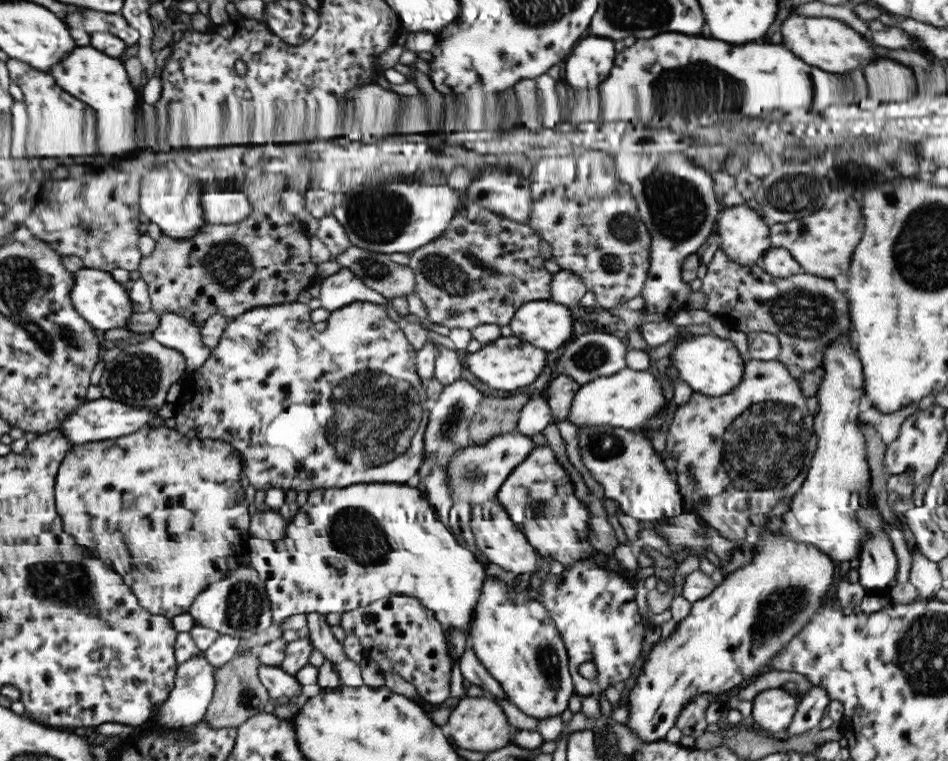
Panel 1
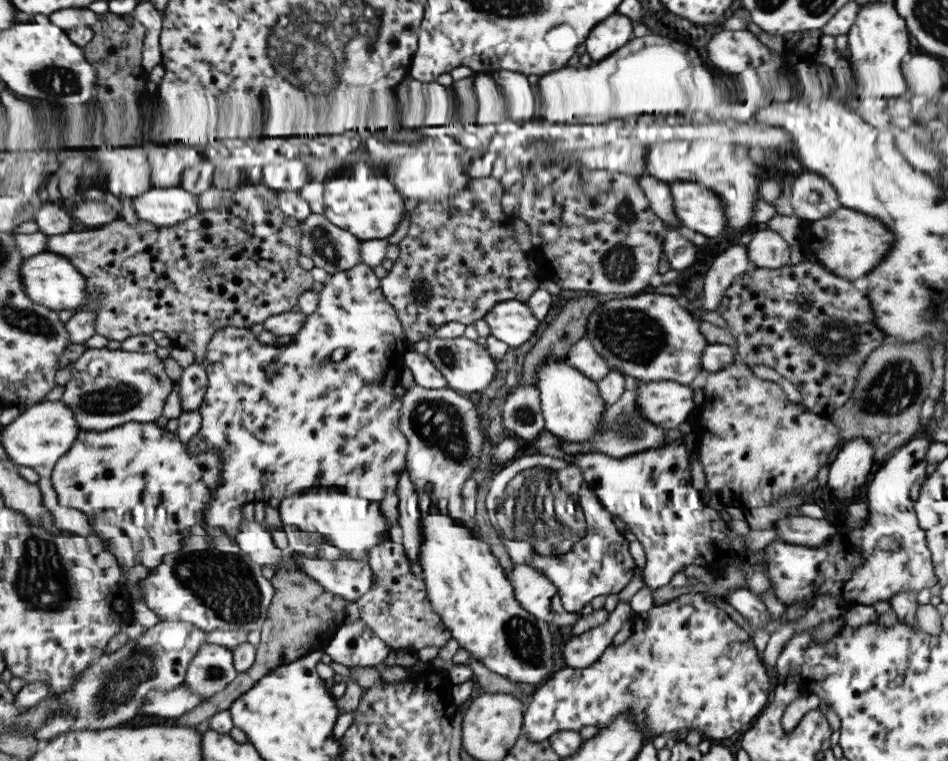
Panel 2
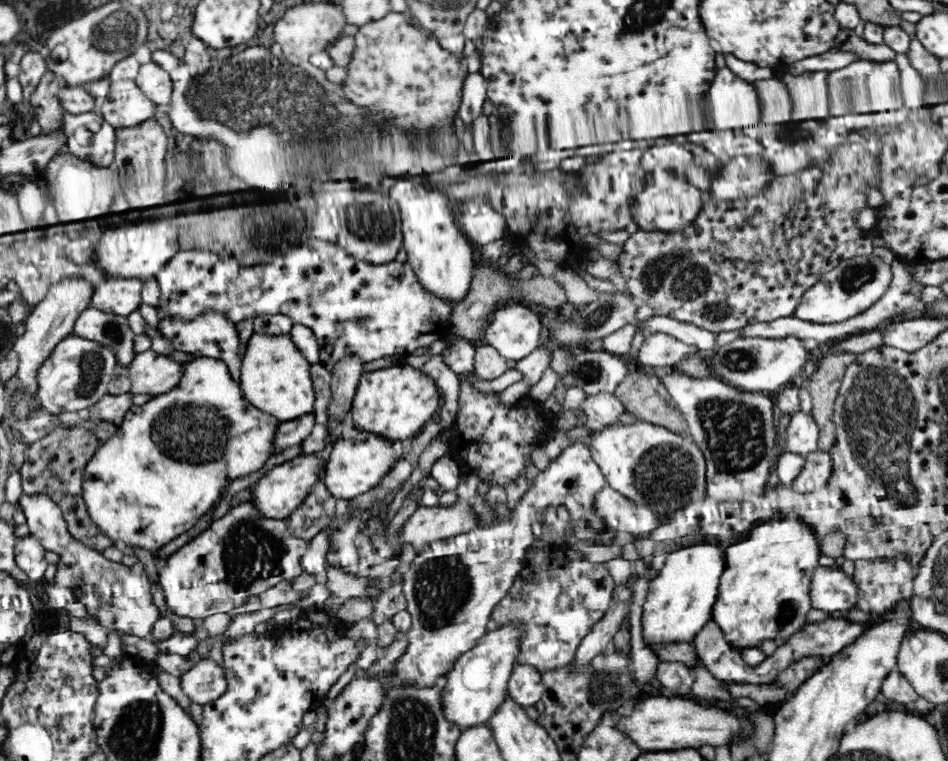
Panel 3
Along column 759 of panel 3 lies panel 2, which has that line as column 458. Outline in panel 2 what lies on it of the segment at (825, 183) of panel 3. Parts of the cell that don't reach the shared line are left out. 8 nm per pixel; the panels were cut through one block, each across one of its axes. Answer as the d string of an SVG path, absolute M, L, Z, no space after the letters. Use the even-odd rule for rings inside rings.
M491 176L473 178L471 182L467 180L465 188L457 196L433 202L427 200L409 212L409 231L396 245L399 258L387 275L379 280L383 297L395 311L405 340L415 343L422 338L427 339L448 322L467 326L482 319L498 303L507 300L525 303L539 289L541 274L533 274L529 270L527 255L513 240L514 222L499 208L501 190L499 180Z

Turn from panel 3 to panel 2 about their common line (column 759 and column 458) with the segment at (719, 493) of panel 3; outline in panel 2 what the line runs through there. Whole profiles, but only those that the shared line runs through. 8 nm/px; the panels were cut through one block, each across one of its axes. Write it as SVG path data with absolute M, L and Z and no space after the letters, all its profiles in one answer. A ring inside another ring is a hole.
M413 384L400 397L401 408L399 410L398 429L407 441L405 454L405 472L409 474L409 480L415 486L416 494L427 494L430 501L430 512L443 512L442 505L447 498L455 497L461 484L469 478L473 478L473 470L477 468L481 445L484 435L479 429L479 419L473 404L460 393L445 386L440 389L421 388Z

